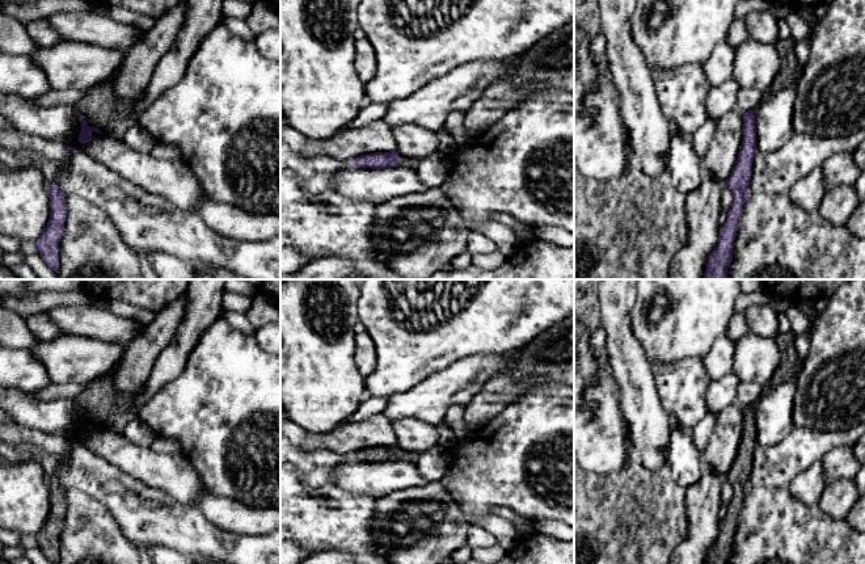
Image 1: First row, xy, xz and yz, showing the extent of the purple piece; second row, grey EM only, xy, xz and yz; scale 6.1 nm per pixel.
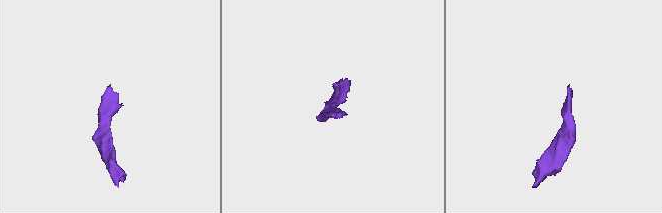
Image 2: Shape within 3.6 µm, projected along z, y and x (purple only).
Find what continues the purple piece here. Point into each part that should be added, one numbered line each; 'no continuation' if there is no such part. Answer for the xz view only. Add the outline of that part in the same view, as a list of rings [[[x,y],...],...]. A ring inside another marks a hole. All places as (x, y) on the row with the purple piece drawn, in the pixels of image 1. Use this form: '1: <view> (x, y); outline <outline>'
1: xz (404, 161); outline [[[398,155],[398,165],[397,167],[417,169],[418,165],[419,165],[419,160],[418,159],[410,159],[410,157],[405,157],[402,155]]]

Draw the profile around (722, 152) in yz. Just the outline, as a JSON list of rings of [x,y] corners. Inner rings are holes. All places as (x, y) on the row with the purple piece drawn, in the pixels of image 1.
[[[734,108],[717,121],[713,139],[702,160],[704,172],[726,184],[743,142],[743,114]]]

